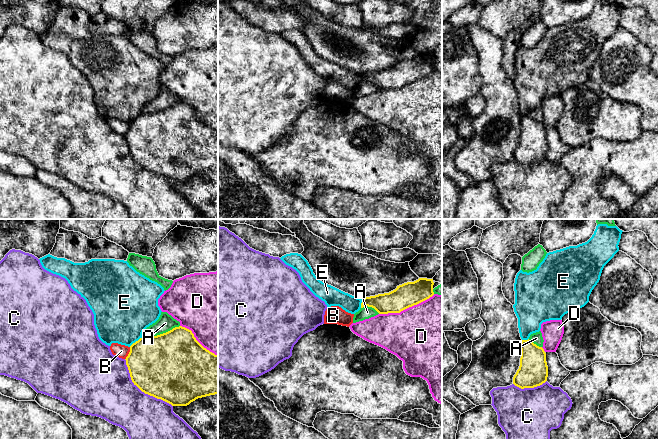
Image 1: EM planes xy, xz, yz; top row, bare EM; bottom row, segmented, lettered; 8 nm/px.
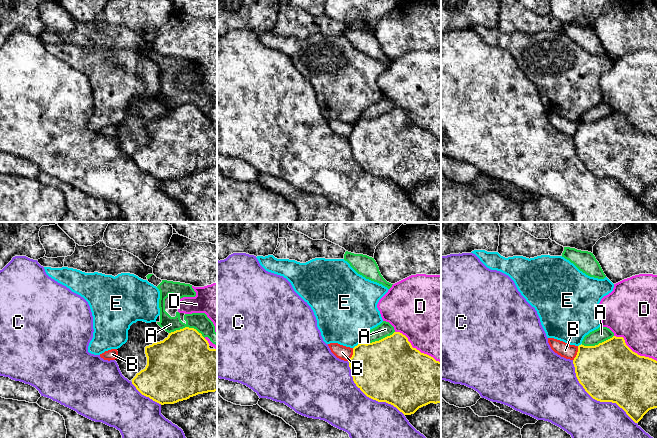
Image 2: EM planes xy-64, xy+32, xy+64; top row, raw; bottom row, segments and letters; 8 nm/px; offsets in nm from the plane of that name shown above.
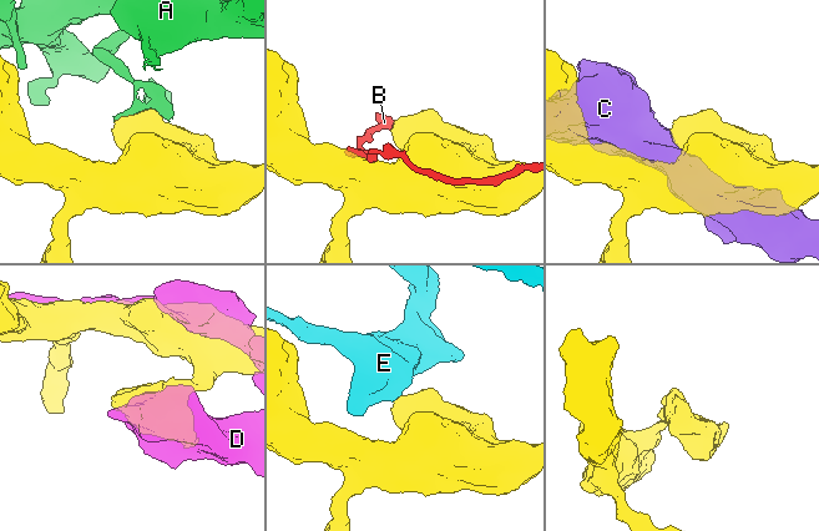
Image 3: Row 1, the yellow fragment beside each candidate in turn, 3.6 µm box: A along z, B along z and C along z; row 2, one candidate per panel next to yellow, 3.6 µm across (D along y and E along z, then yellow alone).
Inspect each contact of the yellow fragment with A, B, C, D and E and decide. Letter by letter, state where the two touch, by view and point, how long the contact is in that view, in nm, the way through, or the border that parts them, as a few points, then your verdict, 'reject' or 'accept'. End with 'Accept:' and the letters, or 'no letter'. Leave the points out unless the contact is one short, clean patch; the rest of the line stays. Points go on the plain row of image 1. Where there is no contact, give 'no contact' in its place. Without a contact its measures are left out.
A: contact xy (160, 110); length 320 nm; reject
B: contact xy (129, 129); length 110 nm; reject
C: contact xy (141, 166); length 550 nm; reject
D: contact xz (406, 84); length 480 nm; reject
E: contact xy (136, 117); length 130 nm; border xy (141, 113), (129, 122); reject
Accept: no letter

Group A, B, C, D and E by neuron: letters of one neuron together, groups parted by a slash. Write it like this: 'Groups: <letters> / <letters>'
Groups: A / B / C / D / E

